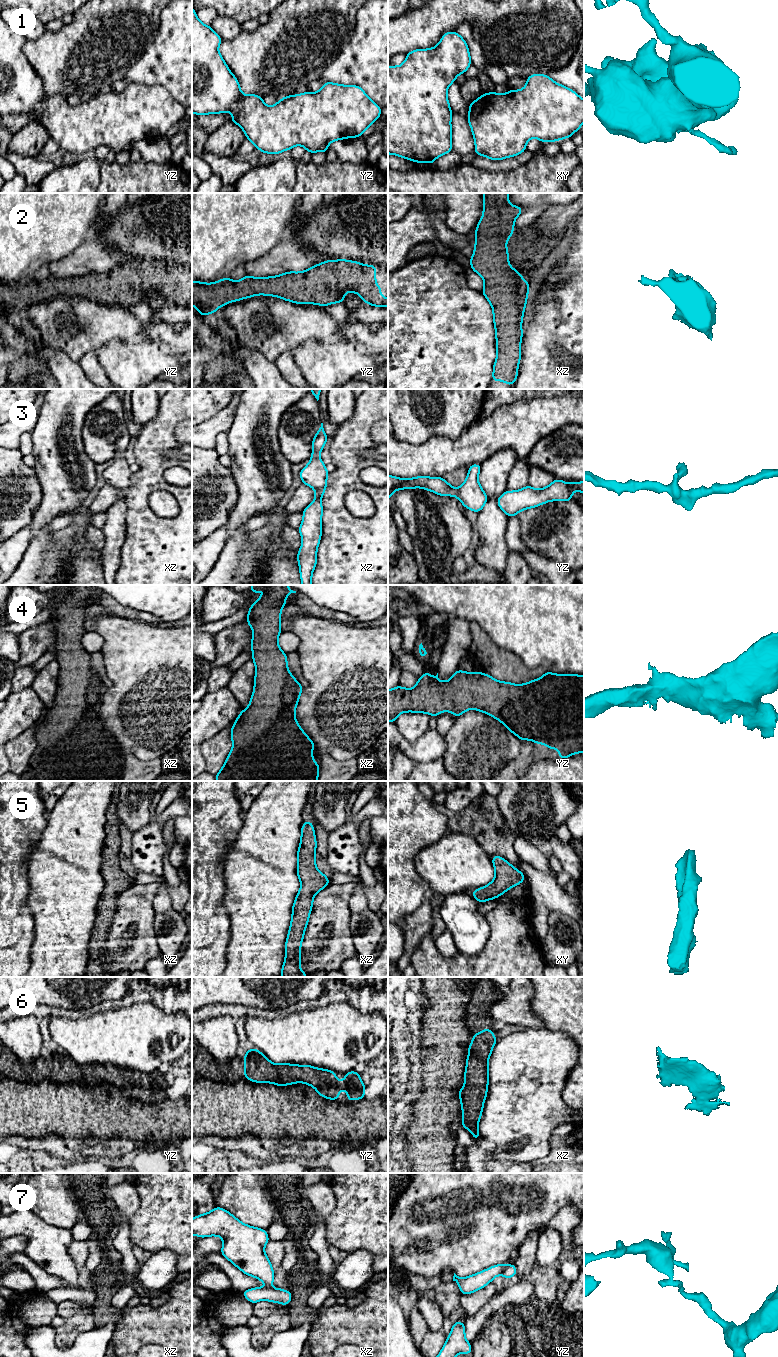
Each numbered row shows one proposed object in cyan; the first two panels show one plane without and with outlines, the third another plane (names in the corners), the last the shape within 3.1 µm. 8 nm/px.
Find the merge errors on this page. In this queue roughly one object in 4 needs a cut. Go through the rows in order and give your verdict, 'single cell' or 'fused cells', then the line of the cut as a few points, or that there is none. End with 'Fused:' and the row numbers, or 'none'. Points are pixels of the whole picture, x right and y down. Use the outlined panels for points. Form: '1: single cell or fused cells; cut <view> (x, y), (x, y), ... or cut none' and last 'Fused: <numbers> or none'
1: single cell; cut none
2: single cell; cut none
3: single cell; cut none
4: single cell; cut none
5: single cell; cut none
6: single cell; cut none
7: fused cells; cut yz (507, 1266), (501, 1274)
Fused: 7

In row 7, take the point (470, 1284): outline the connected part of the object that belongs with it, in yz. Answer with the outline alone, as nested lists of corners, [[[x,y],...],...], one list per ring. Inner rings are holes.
[[[504,1263],[497,1264],[464,1278],[458,1277],[454,1273],[453,1281],[458,1283],[462,1295],[471,1294],[484,1288],[487,1284],[492,1282],[496,1276],[502,1275],[506,1267]]]

